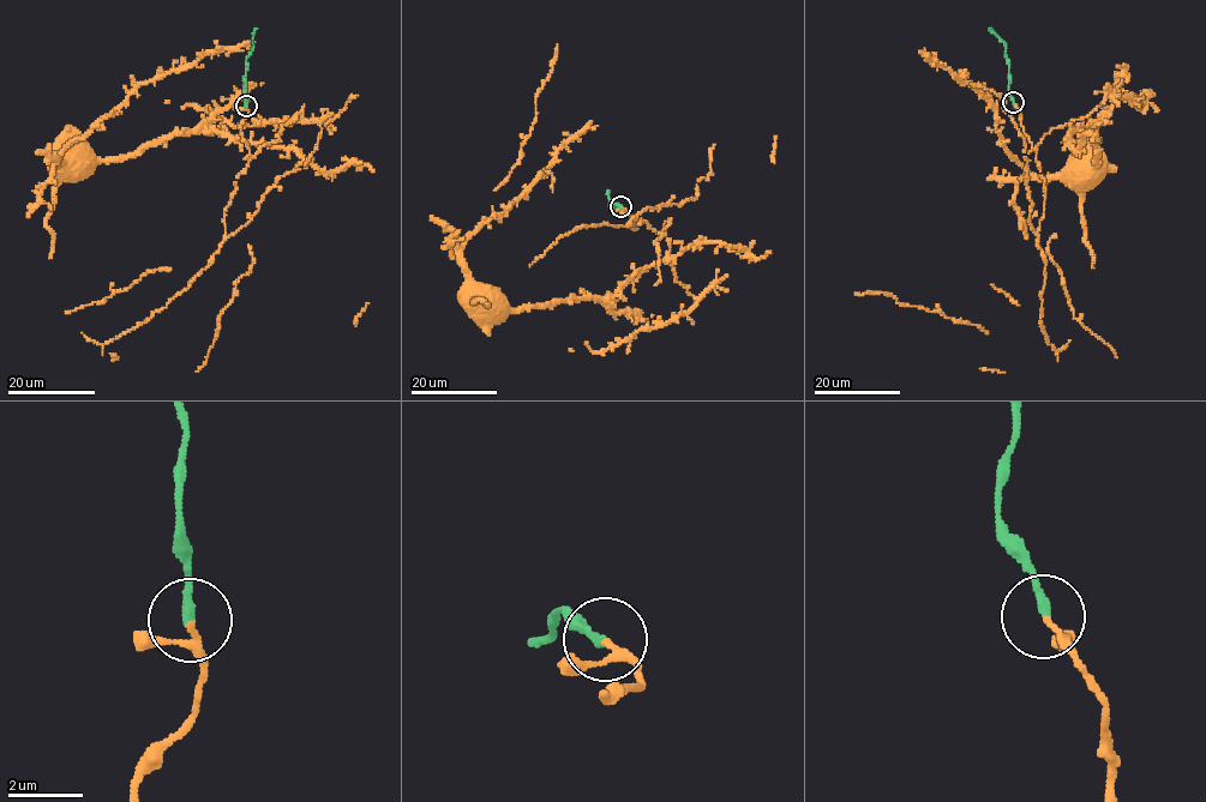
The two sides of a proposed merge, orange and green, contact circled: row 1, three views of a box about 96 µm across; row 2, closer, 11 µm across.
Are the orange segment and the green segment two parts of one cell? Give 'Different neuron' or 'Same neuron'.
Same neuron

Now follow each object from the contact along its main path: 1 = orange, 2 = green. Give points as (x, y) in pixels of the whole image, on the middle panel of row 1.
1: (622, 206), (622, 213), (662, 233), (668, 248), (614, 294), (518, 309), (478, 290)
2: (622, 206), (617, 203), (611, 207), (610, 190)

